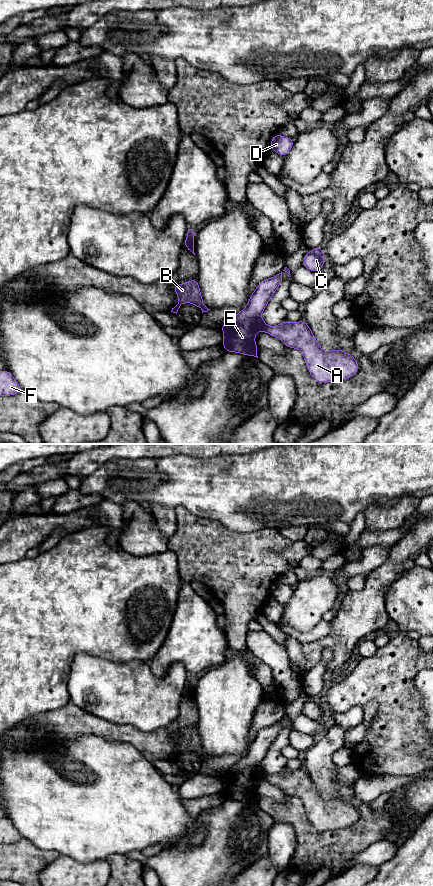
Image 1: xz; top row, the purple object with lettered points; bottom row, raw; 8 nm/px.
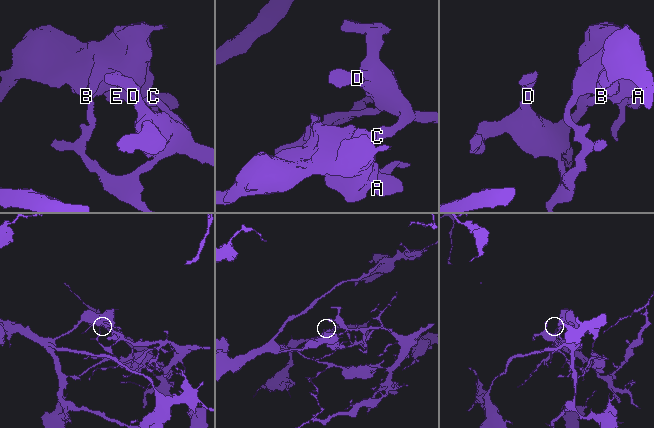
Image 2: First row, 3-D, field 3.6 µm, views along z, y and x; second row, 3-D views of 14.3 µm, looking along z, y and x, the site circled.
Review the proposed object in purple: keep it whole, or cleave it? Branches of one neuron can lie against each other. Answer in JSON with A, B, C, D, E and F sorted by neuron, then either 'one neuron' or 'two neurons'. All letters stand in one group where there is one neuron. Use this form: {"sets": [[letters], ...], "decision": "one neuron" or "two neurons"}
{"sets": [["A", "B", "E", "F"], ["C", "D"]], "decision": "two neurons"}

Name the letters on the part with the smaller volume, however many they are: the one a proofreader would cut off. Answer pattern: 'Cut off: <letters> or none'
Cut off: C, D

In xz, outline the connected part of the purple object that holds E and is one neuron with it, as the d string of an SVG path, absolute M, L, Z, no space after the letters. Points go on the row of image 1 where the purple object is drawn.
M260 315L239 324L225 322L221 330L224 335L222 345L225 352L257 358L258 347L255 342L257 332L264 331L280 339L287 348L295 348L302 352L310 375L321 383L345 380L358 371L358 362L351 354L341 349L324 351L304 320L289 323L285 319L272 327L267 325Z

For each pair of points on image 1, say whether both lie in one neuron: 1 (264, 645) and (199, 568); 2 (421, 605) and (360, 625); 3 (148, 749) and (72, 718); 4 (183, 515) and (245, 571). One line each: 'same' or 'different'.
1: different
2: different
3: same
4: same

